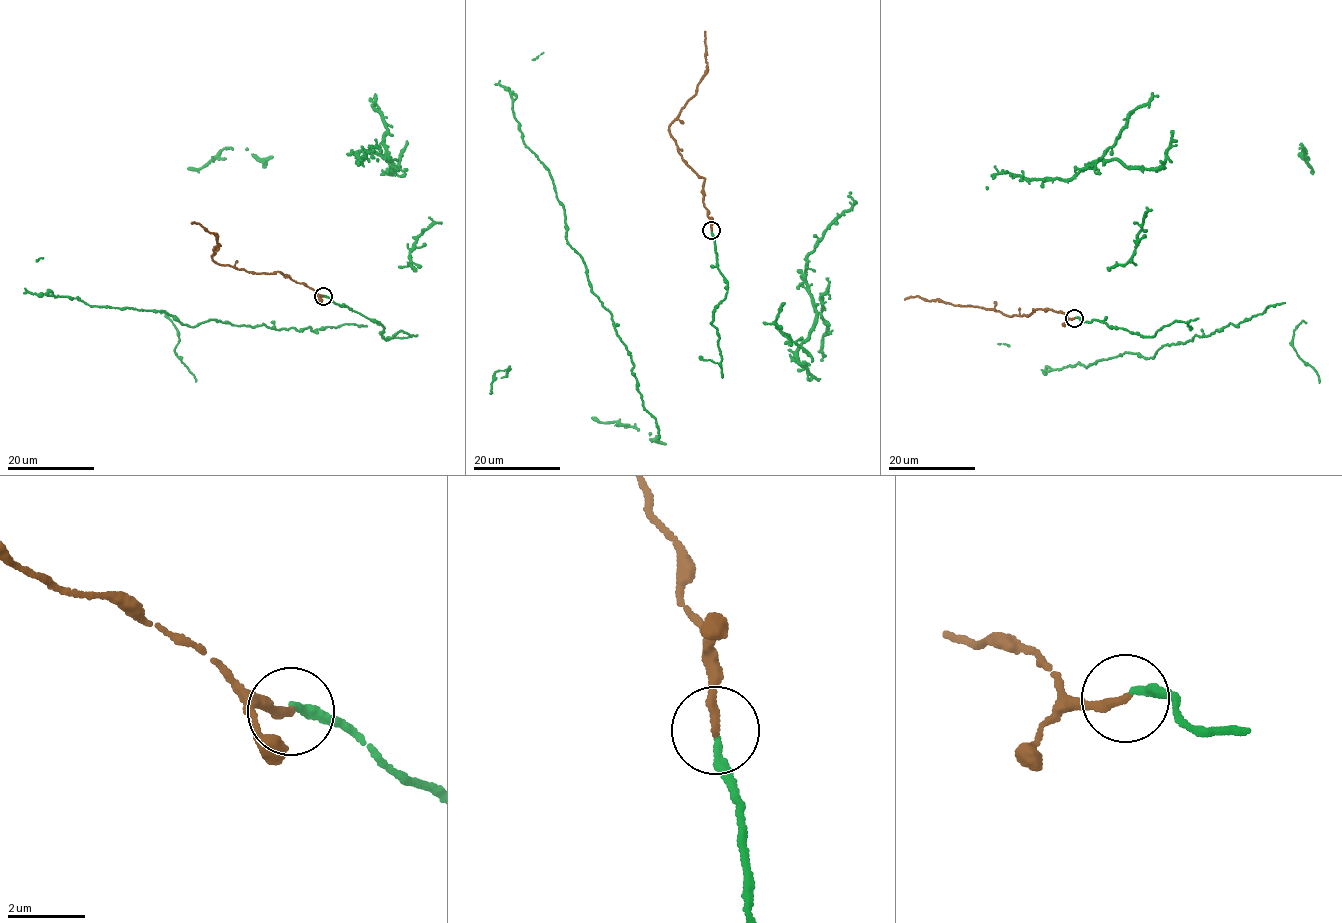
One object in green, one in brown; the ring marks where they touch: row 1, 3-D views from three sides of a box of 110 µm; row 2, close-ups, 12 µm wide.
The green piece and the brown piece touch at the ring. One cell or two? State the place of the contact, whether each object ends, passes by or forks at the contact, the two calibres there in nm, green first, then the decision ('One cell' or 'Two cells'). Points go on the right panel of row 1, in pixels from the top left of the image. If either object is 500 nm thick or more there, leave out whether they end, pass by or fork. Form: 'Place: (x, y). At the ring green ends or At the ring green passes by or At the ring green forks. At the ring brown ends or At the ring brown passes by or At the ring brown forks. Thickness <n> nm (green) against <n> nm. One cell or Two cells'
Place: (1074, 318). At the ring green ends. At the ring brown ends. Thickness 240 nm (green) against 220 nm. One cell

